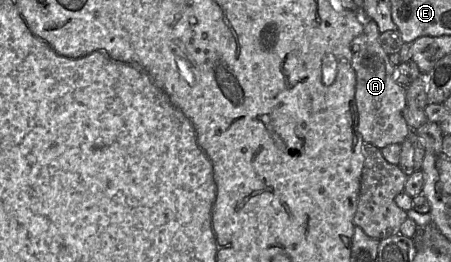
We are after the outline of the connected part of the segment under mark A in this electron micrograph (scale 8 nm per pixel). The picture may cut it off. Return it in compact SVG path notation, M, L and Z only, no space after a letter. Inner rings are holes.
M364 19L364 29L352 41L352 68L355 72L355 102L358 130L363 143L370 143L380 150L391 144L401 144L411 132L403 111L407 106L406 88L397 81L394 66L379 41L379 29L375 21Z

